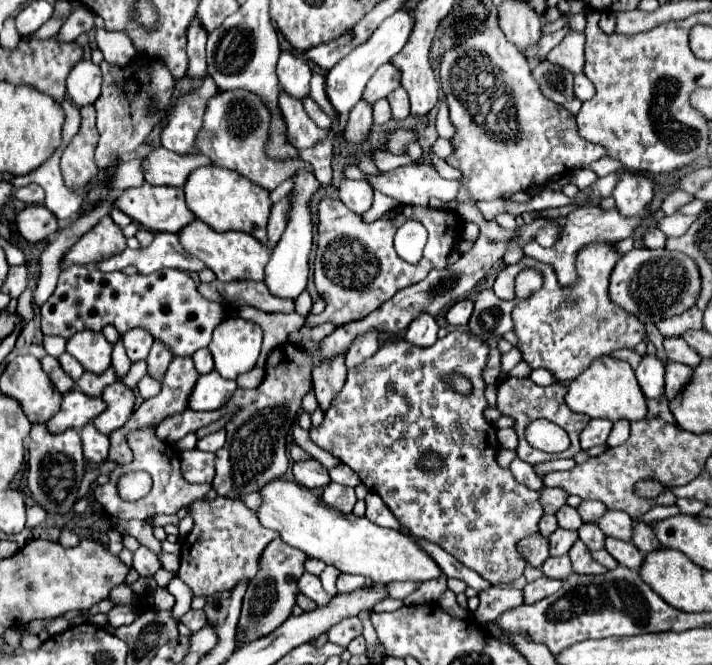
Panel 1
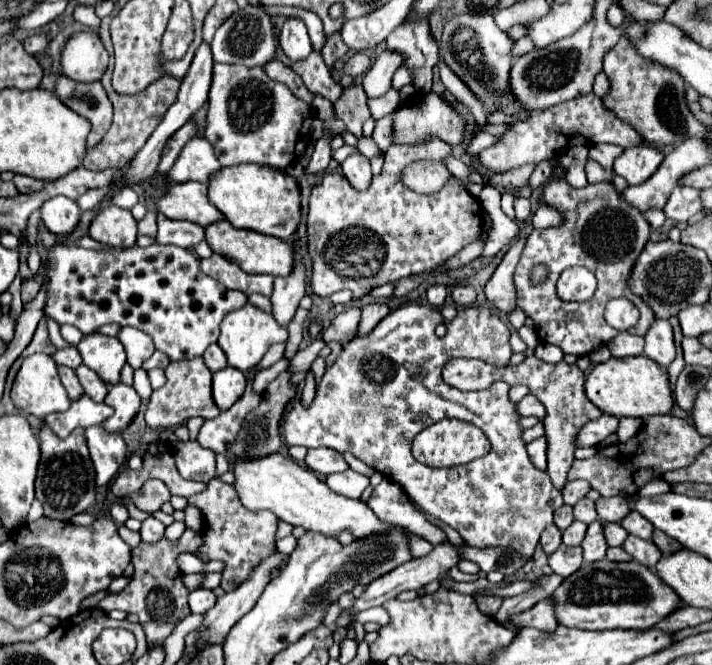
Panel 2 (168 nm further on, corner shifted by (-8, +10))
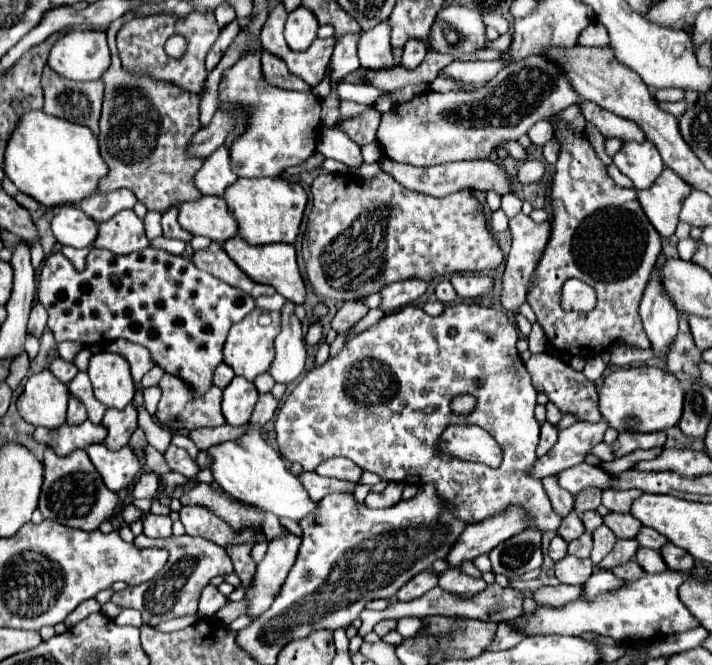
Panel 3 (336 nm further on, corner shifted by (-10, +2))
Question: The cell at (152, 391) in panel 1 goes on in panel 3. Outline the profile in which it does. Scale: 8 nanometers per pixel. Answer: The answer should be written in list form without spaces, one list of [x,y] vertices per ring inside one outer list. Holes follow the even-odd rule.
[[[150,386],[144,390],[144,404],[146,404],[146,410],[150,412],[150,416],[154,416],[156,412],[156,406],[158,406],[158,400],[160,400],[160,386]]]

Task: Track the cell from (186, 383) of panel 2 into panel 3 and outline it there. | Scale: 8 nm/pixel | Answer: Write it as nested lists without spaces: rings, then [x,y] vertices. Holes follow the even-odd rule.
[[[164,374],[160,380],[160,388],[162,388],[162,398],[160,398],[156,416],[162,418],[162,426],[170,428],[172,432],[178,432],[180,428],[194,430],[202,426],[222,426],[226,422],[220,410],[222,390],[218,390],[216,386],[210,386],[204,396],[194,396],[194,390],[180,376]]]

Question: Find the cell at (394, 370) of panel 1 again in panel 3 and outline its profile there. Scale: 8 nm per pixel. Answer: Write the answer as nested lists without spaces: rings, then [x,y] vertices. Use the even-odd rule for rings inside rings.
[[[474,302],[446,306],[440,316],[430,316],[418,306],[406,306],[400,312],[386,314],[380,322],[354,336],[338,356],[326,360],[320,368],[312,368],[294,388],[276,416],[278,448],[288,462],[300,462],[304,470],[314,470],[328,458],[344,456],[362,470],[374,472],[388,482],[416,486],[434,484],[438,498],[446,500],[450,512],[468,526],[506,512],[510,506],[520,506],[530,520],[528,530],[556,530],[562,518],[554,512],[542,482],[530,476],[530,468],[536,462],[534,450],[538,446],[540,426],[534,418],[536,390],[518,356],[516,342],[518,330],[504,312]],[[476,378],[484,382],[482,388],[476,388]],[[462,394],[476,398],[476,406],[468,416],[458,416],[450,408],[452,400]],[[456,422],[480,424],[492,434],[504,452],[500,468],[493,469],[440,453],[438,438],[442,430]]]

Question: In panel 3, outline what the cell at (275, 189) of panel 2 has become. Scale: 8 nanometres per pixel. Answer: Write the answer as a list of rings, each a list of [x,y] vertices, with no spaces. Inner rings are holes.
[[[238,178],[226,188],[224,200],[238,222],[238,236],[248,244],[294,244],[306,208],[306,192],[300,184],[290,184],[284,178]]]

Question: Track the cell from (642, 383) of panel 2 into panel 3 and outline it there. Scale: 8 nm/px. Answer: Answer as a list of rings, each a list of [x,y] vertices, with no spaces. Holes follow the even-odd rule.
[[[654,366],[612,370],[600,388],[600,414],[618,432],[656,432],[678,424],[684,390],[678,378]]]

